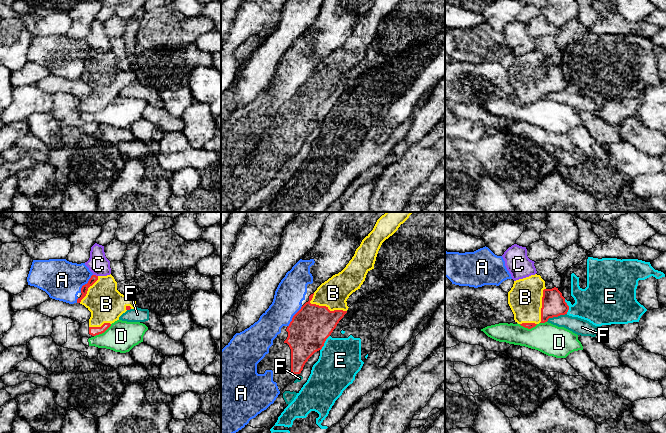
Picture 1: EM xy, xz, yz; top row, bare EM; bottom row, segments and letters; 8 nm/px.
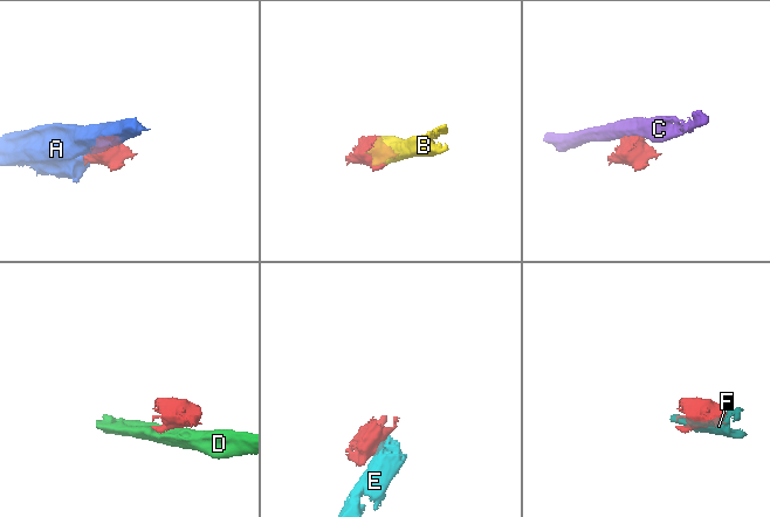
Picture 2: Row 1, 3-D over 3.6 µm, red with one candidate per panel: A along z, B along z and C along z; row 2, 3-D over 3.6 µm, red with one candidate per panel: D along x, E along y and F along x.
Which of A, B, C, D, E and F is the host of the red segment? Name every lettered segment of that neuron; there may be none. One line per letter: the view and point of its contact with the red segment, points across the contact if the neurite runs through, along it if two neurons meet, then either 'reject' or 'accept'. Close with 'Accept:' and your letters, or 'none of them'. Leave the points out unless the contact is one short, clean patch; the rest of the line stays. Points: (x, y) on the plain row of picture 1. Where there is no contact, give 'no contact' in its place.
A: contact xy (85, 60); reject
B: contact xz (327, 84); accept
C: contact xy (95, 51); reject
D: contact xy (102, 108); border xy (111, 100), (103, 108), (94, 112); reject
E: contact xz (324, 118); border xz (329, 111), (320, 126); reject
F: contact yz (556, 92); reject
Accept: B

